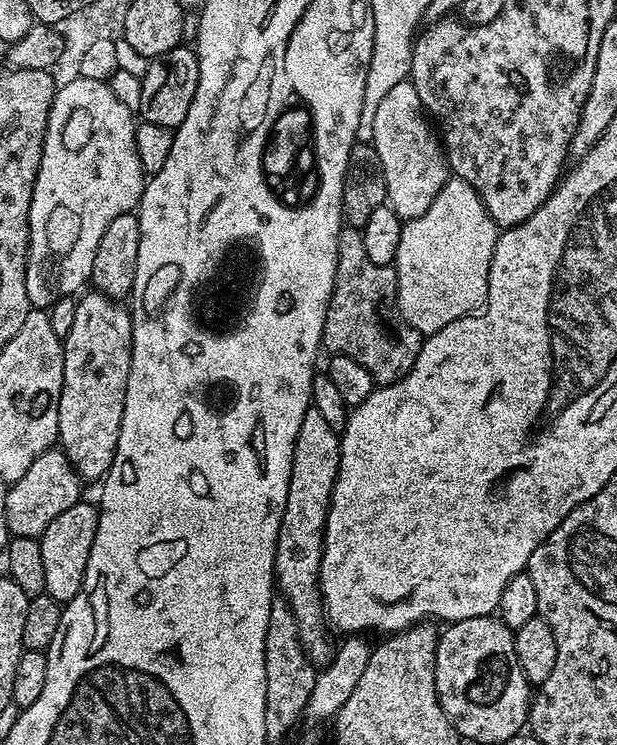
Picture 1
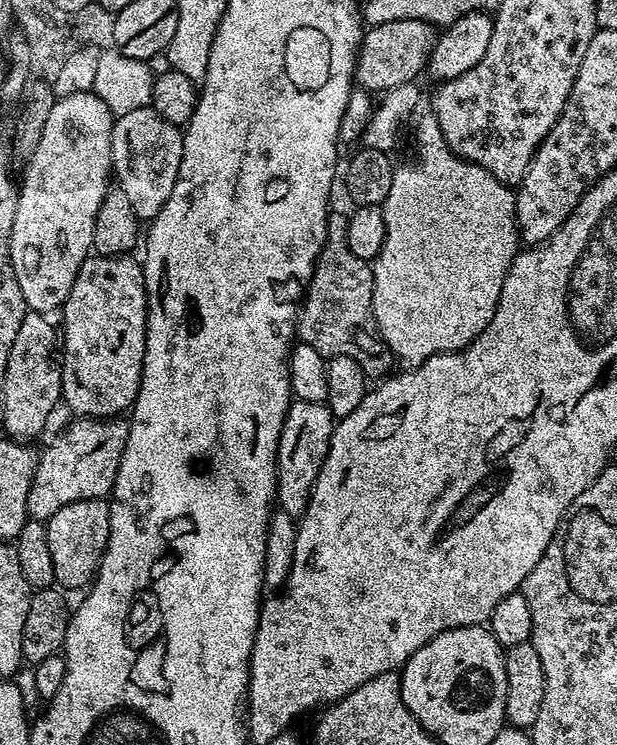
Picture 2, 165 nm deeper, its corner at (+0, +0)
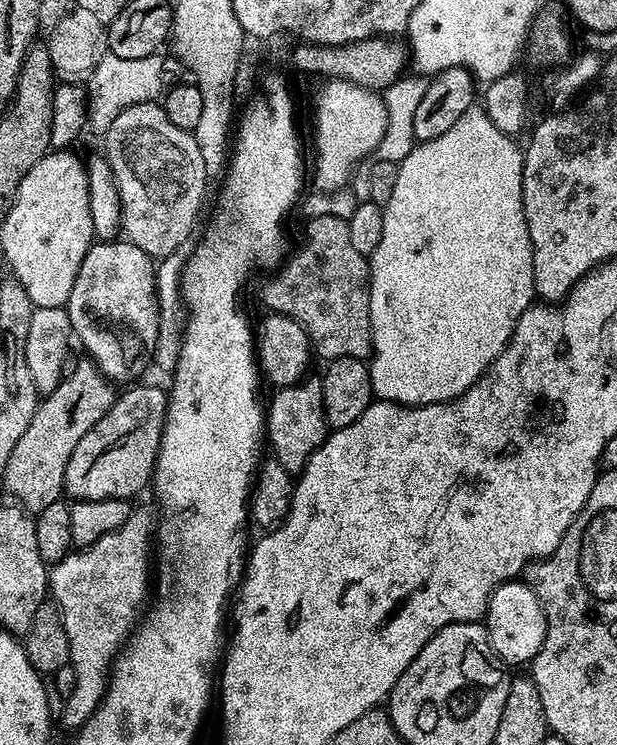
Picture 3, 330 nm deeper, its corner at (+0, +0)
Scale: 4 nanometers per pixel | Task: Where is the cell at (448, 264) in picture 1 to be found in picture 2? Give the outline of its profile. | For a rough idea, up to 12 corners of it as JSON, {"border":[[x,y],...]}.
{"border":[[435,116],[396,168],[376,331],[417,368],[494,318],[516,198]]}

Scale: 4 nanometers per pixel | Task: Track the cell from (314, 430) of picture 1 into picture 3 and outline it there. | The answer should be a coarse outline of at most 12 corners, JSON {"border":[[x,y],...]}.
{"border":[[322,383],[277,388],[266,440],[293,474],[324,445]]}

